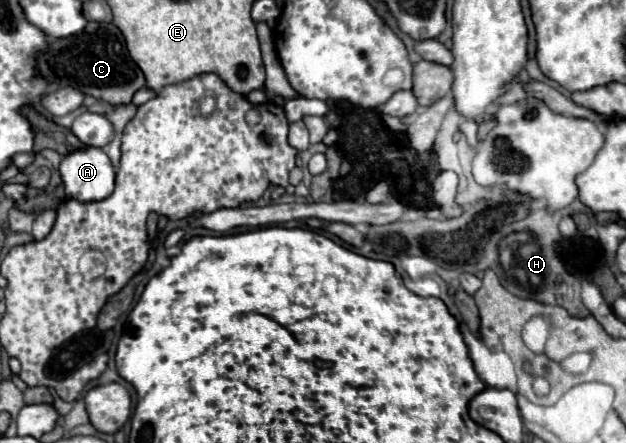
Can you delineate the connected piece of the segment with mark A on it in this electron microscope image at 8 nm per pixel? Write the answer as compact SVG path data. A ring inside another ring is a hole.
M83 147L67 153L59 175L69 199L101 201L113 193L115 167L103 149Z

